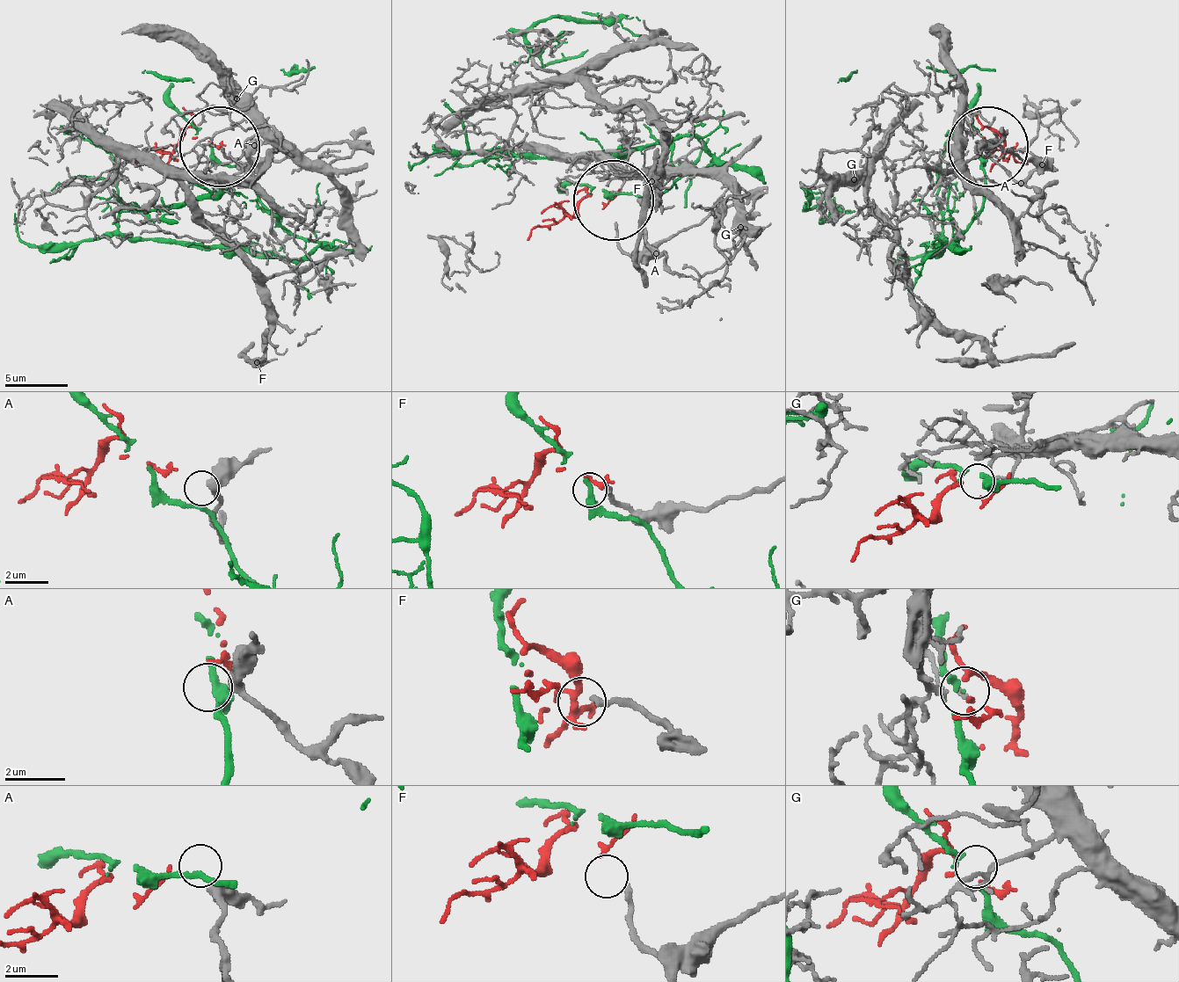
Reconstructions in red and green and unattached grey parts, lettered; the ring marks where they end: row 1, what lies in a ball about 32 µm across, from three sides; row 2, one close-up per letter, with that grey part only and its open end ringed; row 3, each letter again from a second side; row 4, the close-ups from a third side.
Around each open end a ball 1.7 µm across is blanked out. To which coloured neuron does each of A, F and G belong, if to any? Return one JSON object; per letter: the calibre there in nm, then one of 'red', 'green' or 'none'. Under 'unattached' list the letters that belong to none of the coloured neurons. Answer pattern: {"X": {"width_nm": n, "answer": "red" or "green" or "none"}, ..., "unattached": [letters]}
{"A": {"width_nm": 400, "answer": "none"}, "F": {"width_nm": 190, "answer": "none"}, "G": {"width_nm": 140, "answer": "red"}, "unattached": ["A", "F"]}

